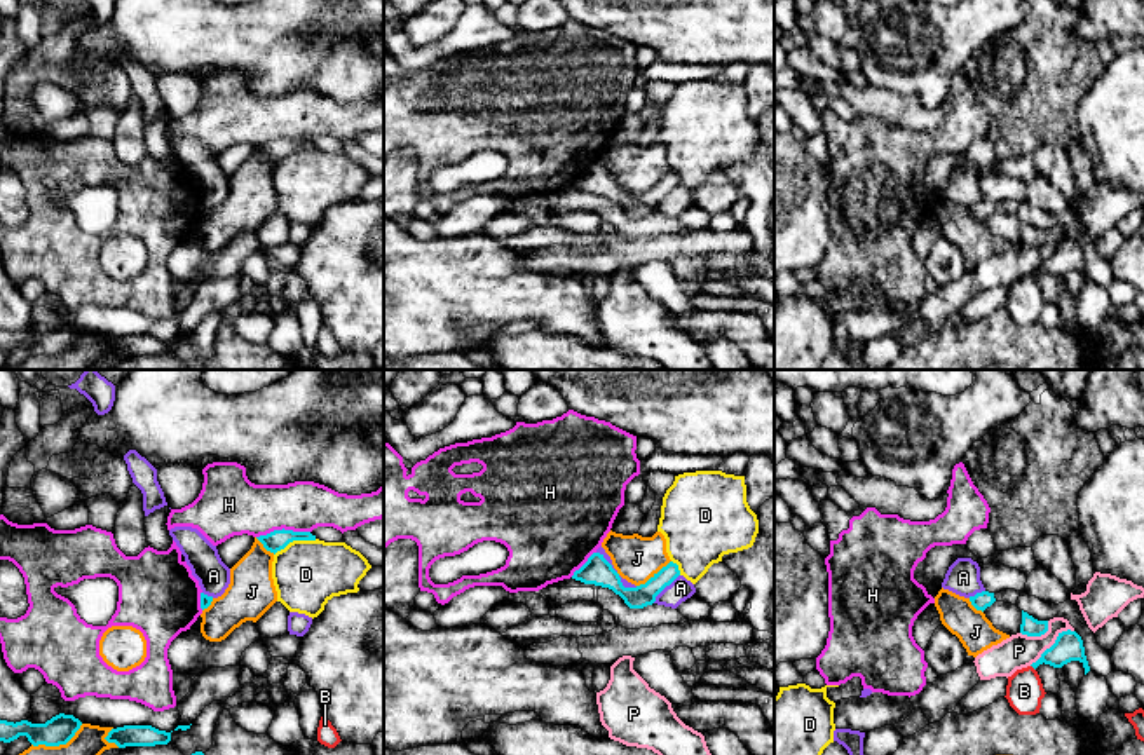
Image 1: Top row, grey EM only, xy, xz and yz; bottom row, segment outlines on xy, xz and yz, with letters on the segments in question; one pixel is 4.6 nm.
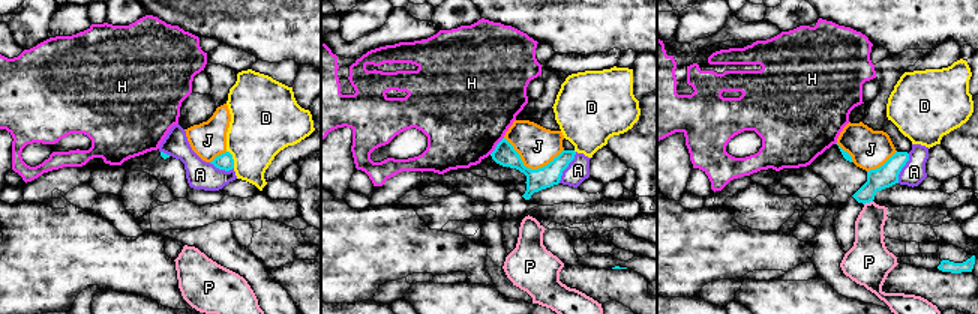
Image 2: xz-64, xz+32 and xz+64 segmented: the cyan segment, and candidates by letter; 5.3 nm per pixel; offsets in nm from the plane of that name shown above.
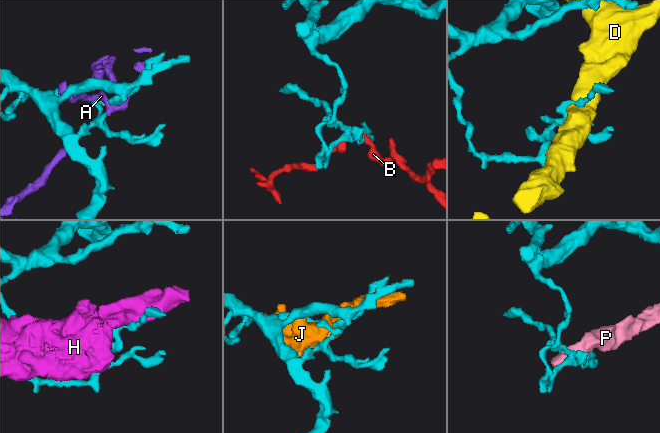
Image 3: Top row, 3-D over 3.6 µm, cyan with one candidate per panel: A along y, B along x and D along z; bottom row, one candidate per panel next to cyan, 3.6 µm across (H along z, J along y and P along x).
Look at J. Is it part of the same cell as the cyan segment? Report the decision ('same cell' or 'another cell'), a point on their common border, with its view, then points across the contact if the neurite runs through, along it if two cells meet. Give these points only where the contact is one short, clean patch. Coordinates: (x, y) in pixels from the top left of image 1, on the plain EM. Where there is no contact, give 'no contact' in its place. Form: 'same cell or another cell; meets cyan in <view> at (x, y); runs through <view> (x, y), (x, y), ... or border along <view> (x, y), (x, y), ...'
another cell; meets cyan in xz at (654, 183)

